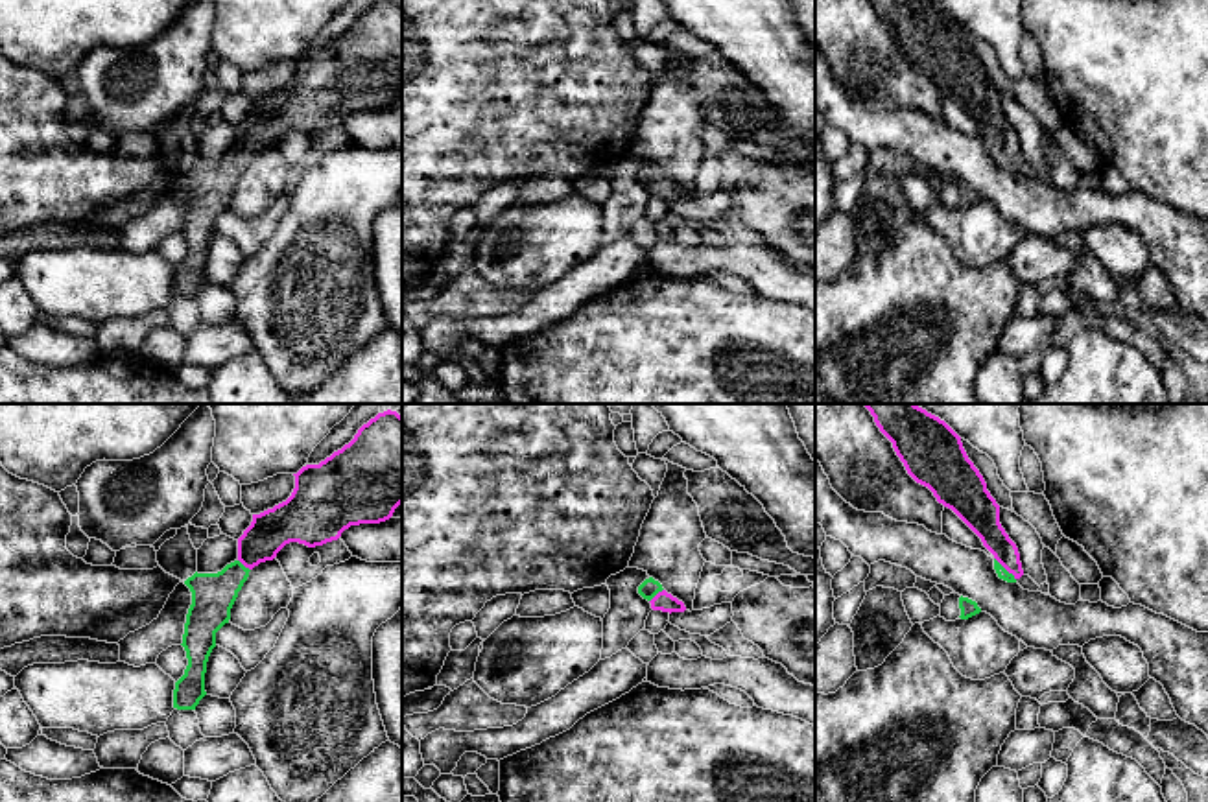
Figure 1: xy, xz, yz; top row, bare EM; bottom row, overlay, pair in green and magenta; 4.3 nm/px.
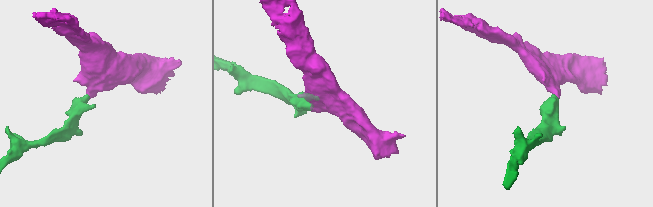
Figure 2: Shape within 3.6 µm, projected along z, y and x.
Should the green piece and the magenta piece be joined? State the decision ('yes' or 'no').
yes

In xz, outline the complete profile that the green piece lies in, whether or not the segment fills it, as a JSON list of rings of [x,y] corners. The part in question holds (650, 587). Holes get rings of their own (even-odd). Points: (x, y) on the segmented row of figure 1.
[[[653,577],[645,579],[638,586],[638,594],[651,603],[653,610],[662,610],[662,612],[684,612],[686,607],[682,601],[668,594],[658,581]]]

